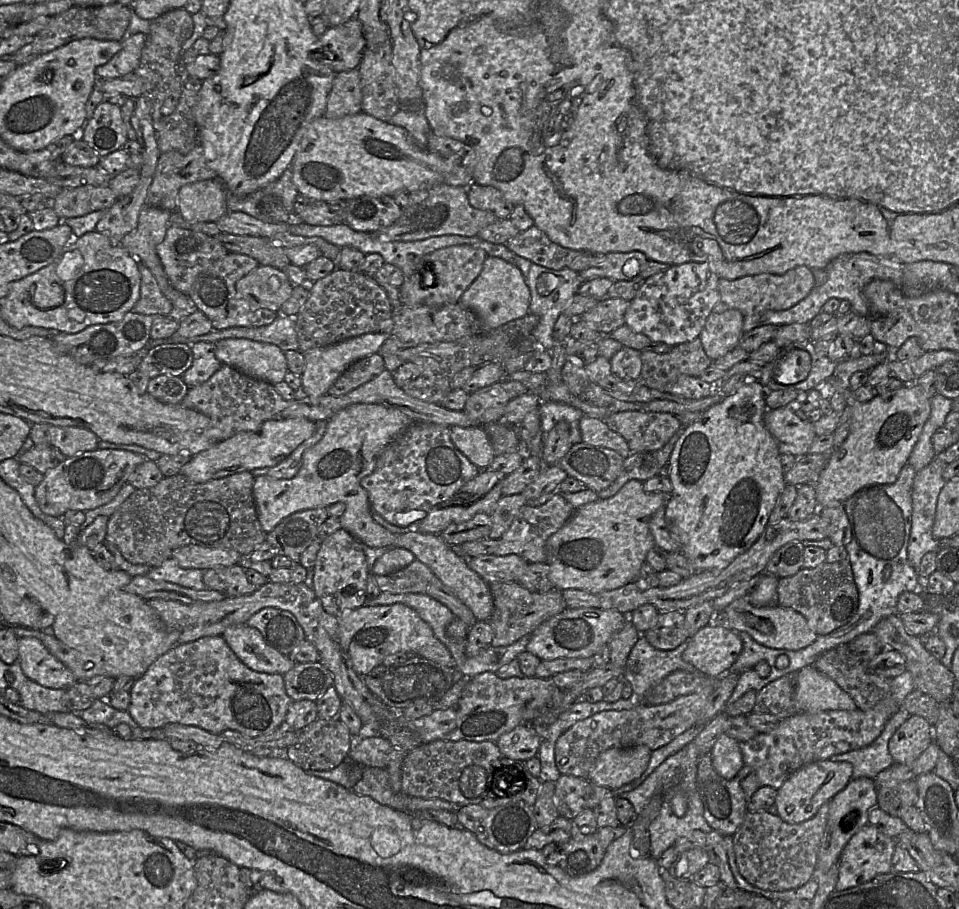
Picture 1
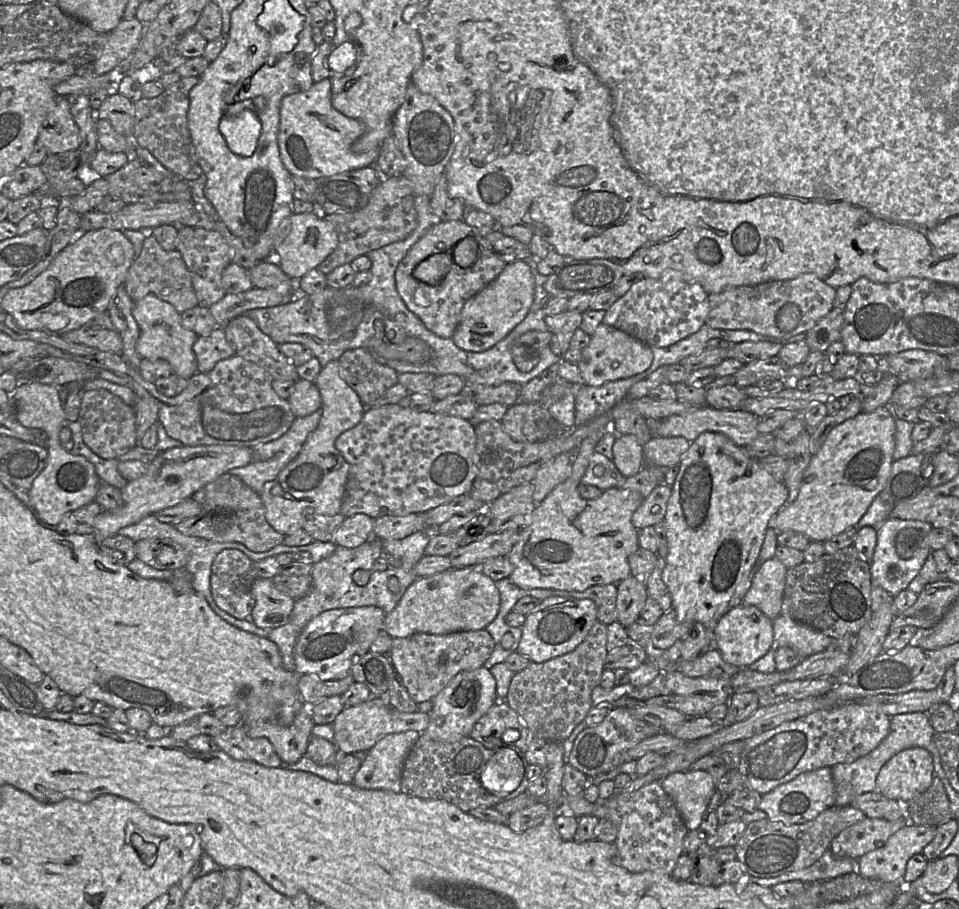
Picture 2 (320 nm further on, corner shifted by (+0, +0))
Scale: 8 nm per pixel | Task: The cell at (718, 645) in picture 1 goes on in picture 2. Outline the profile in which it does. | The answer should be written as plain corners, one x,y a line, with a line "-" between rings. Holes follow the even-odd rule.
739,604
733,608
730,608
717,622
717,625
714,628
714,648
716,648
723,660
729,664
738,666
741,669
748,668
752,663
757,661
759,658
763,657
773,646
773,620
768,618
761,610
755,606

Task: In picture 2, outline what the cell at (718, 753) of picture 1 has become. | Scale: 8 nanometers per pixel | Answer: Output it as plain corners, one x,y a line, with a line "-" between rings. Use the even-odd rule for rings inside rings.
706,771
673,773
660,781
674,802
688,831
697,830
708,810
716,784

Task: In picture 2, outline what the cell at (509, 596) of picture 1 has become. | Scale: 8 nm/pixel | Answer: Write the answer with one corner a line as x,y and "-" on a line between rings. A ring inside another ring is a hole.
615,584
596,585
587,588
584,591
565,591
554,590
554,597
590,599
597,609
597,619
602,623
609,625
616,621
616,596
617,589

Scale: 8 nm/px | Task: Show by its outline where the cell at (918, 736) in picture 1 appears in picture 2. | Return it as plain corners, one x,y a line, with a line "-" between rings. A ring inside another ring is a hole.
922,747
900,751
880,769
877,791
904,803
925,792
935,777
932,755

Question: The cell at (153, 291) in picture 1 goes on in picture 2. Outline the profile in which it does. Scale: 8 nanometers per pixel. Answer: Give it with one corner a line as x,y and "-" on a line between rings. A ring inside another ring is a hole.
148,232
140,255
128,270
124,285
129,297
134,302
148,294
154,294
159,299
170,303
179,313
183,313
199,304
191,274
181,253
177,249
164,250
156,238

